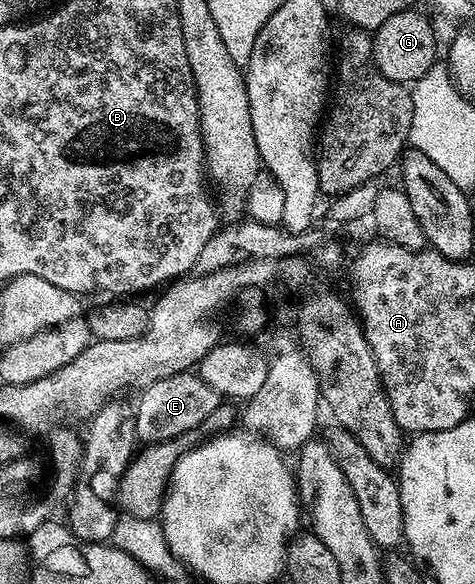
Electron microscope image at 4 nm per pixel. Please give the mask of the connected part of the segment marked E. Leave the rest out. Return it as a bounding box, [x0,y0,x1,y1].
[134,372,224,444]

